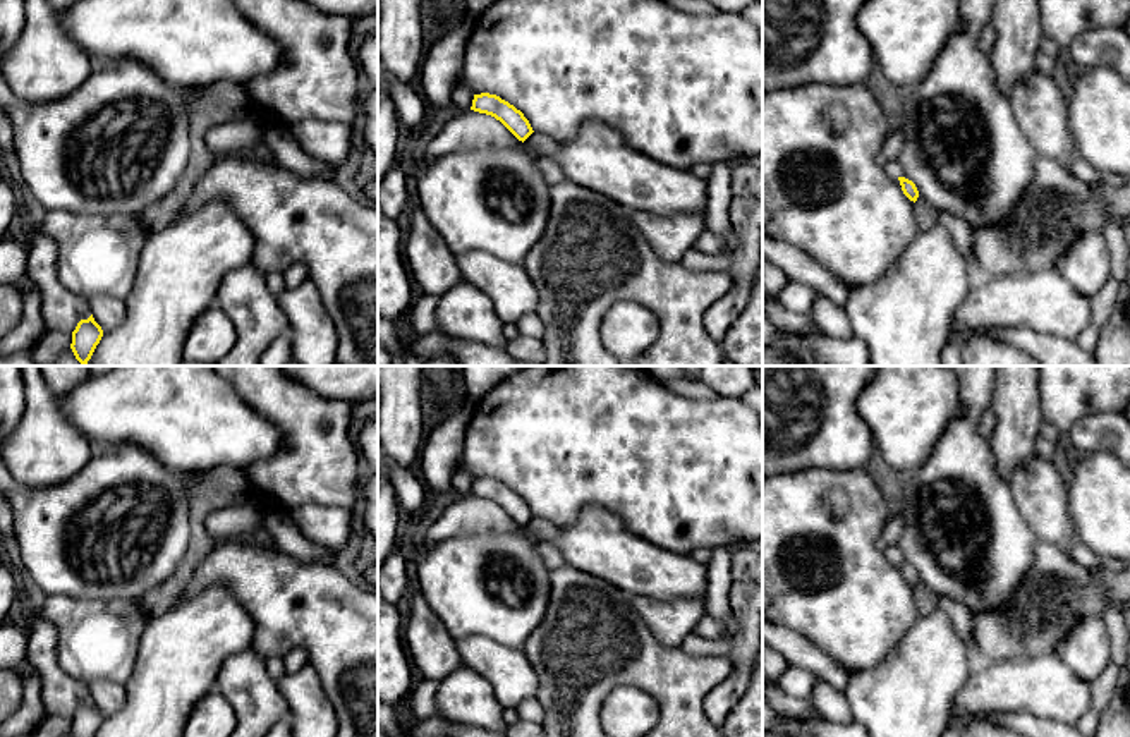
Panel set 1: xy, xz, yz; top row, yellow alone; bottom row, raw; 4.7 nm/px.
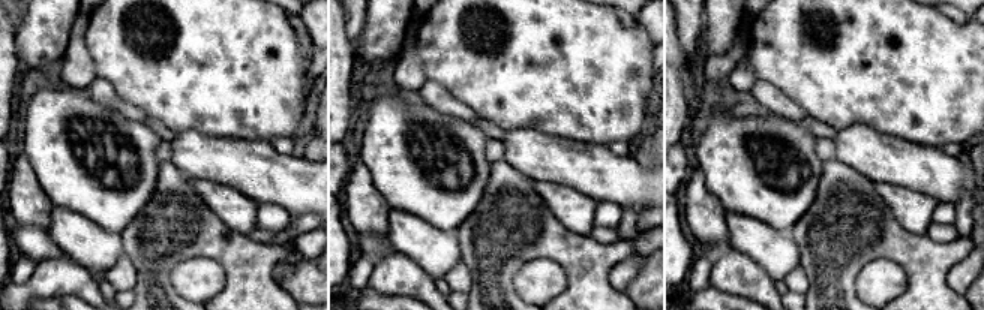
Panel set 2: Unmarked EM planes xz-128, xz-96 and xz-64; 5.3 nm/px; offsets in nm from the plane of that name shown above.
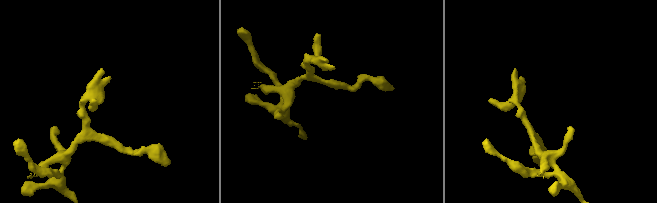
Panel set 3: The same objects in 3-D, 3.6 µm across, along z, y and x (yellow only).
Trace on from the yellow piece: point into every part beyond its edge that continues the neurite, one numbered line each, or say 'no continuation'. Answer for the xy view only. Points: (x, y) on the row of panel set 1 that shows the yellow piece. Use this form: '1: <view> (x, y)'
no continuation

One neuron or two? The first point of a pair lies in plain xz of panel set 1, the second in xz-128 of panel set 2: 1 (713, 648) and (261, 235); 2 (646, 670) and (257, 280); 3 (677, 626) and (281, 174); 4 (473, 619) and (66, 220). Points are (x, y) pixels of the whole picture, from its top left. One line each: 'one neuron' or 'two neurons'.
1: one neuron
2: one neuron
3: two neurons
4: two neurons

